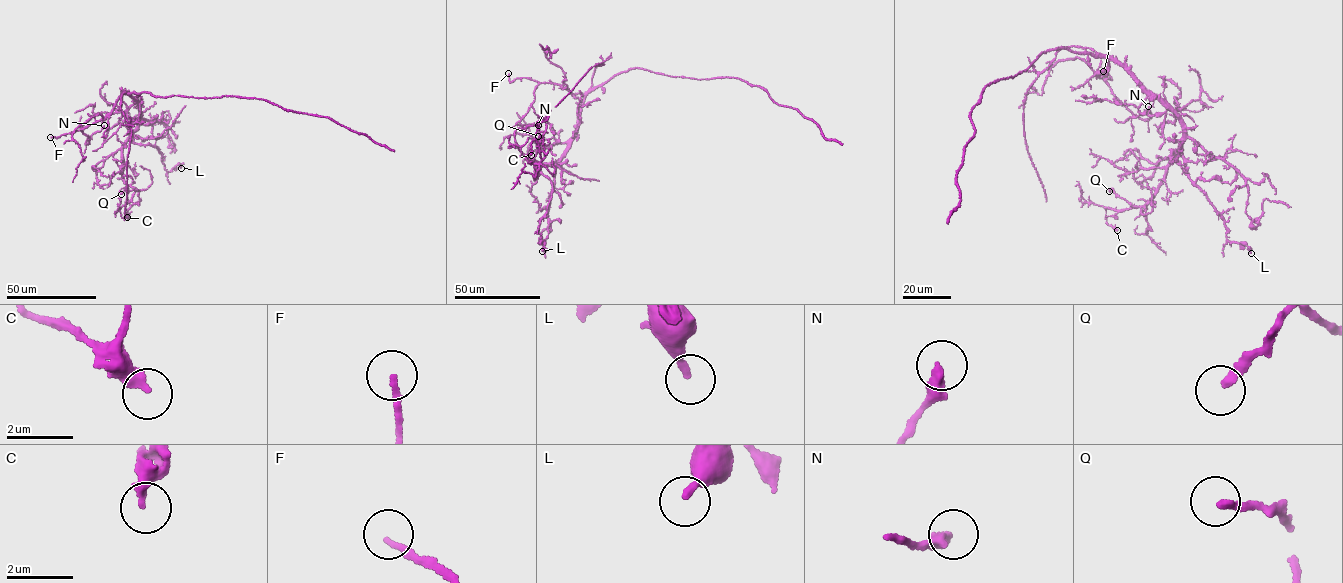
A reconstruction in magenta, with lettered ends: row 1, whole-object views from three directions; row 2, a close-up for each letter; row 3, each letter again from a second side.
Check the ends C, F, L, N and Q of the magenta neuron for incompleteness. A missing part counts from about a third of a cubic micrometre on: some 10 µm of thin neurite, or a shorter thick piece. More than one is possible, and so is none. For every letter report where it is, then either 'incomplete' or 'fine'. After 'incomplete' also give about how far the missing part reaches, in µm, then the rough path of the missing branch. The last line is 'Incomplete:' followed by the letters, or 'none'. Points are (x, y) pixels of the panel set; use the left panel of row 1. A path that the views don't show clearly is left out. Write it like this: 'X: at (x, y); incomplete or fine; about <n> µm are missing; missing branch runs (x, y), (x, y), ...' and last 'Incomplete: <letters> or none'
C: at (127, 217); fine
F: at (50, 137); fine
L: at (181, 168); fine
N: at (104, 125); fine
Q: at (121, 194); fine
Incomplete: none

